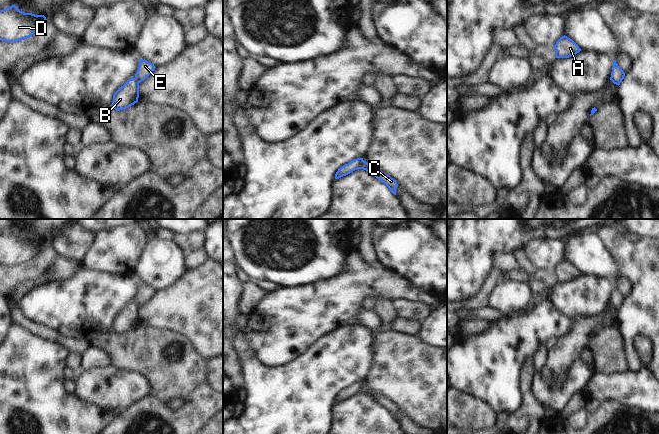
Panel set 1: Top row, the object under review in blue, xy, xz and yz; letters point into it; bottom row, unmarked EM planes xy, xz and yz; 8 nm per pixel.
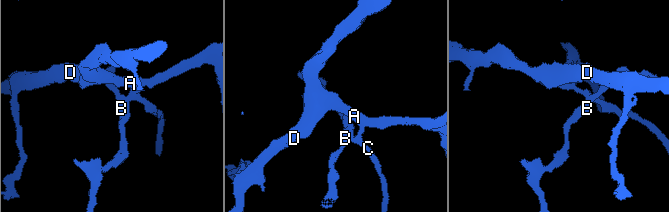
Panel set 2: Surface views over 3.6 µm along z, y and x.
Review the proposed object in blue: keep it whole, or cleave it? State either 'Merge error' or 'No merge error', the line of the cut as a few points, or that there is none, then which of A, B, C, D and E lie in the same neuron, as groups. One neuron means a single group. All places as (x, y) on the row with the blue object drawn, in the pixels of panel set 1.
Merge error. Split along xz (363, 160), (358, 168). Groups: A C D E / B.

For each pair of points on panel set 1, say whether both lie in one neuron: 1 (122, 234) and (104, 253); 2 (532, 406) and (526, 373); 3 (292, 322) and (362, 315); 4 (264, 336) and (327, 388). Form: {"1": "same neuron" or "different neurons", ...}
{"1": "same neuron", "2": "same neuron", "3": "different neurons", "4": "different neurons"}

